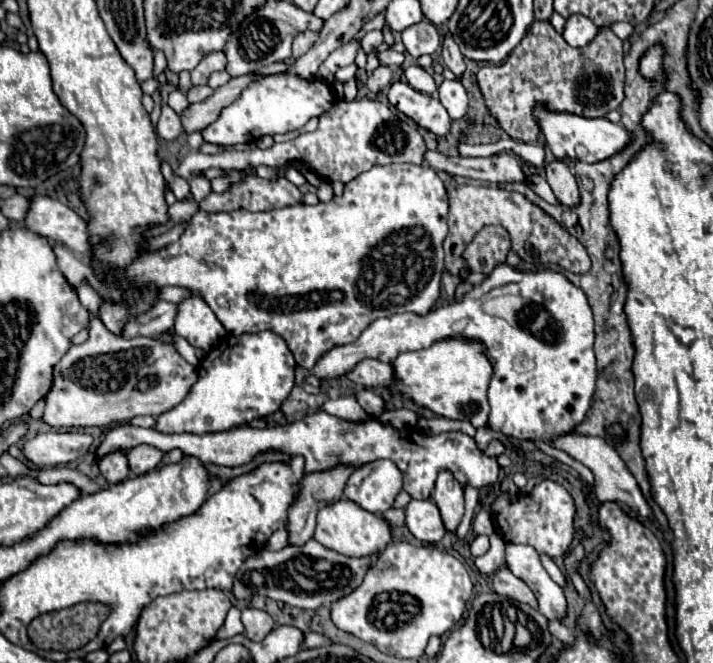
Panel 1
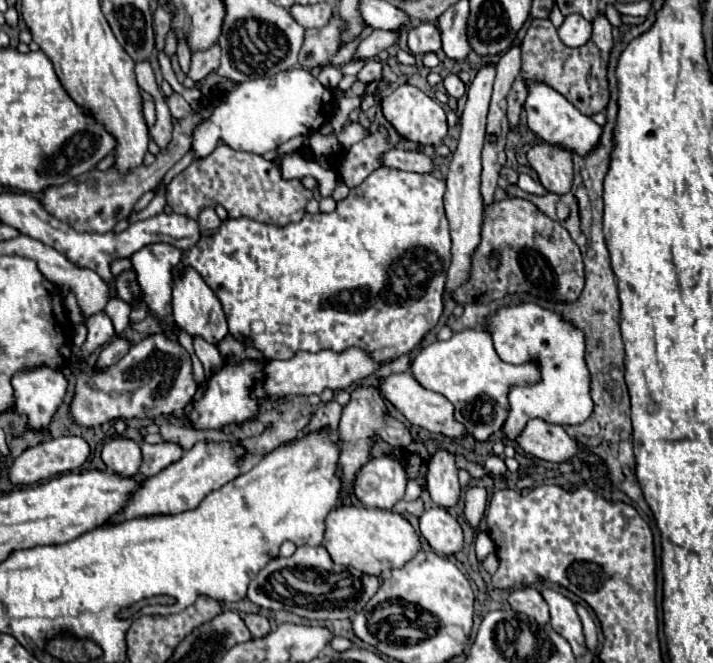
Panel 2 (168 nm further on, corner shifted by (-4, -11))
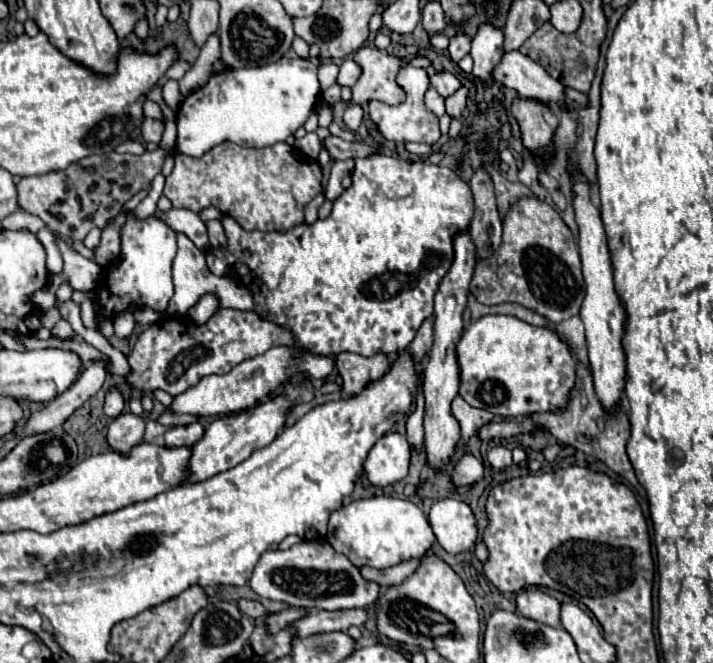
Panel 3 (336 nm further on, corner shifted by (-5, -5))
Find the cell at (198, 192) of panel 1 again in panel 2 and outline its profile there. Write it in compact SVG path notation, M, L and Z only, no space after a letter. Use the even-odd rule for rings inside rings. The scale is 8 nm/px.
M205 208L205 210L201 212L201 216L199 216L199 228L201 228L201 234L203 234L203 236L215 234L215 232L219 230L219 224L221 224L221 220L219 220L219 216L215 214L215 210Z

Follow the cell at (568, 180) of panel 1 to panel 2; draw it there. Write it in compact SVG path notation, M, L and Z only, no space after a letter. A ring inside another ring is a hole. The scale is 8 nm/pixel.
M541 142L527 152L531 168L537 172L539 182L555 194L565 194L571 190L573 164L571 152L563 146Z

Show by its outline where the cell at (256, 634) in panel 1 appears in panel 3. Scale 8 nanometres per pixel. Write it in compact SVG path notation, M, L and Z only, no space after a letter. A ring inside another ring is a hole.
M240 600L238 606L240 606L240 610L242 610L246 616L250 616L250 618L262 618L262 616L266 616L266 608L264 608L260 602Z

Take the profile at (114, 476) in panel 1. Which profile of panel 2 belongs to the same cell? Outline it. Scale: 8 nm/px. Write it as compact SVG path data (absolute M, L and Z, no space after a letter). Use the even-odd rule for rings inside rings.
M117 436L109 440L103 450L101 450L103 462L107 470L123 474L123 476L135 476L141 466L141 446L127 438L127 436Z

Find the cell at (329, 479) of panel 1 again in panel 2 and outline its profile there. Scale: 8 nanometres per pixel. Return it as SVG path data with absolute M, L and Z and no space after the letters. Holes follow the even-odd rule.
M357 386L351 392L351 400L347 406L343 406L343 416L339 422L339 438L341 438L341 480L343 480L343 492L351 492L351 480L355 476L355 472L371 458L371 446L373 446L373 436L383 438L389 444L395 444L399 448L405 448L413 442L409 430L405 424L401 424L399 420L387 416L383 398L379 394L379 390L375 386Z

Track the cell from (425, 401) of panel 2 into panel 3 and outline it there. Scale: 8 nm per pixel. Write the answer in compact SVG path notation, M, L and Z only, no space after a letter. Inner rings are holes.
M456 396L452 400L452 416L460 424L464 442L468 442L472 436L476 436L476 432L484 426L484 422L492 420L492 414L488 414L486 410L476 410L476 408L468 406L460 396Z

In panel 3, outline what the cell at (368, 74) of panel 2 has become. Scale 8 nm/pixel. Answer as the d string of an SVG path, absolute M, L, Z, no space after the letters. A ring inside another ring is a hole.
M346 58L340 66L340 74L338 74L338 84L340 86L352 86L362 74L362 68L352 60L352 58Z

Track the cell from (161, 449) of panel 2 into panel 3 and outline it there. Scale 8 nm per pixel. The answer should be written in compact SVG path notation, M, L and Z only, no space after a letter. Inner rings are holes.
M200 422L188 424L188 426L174 426L170 430L166 430L164 434L164 446L166 448L180 448L180 446L194 446L200 438L202 438L204 426Z

